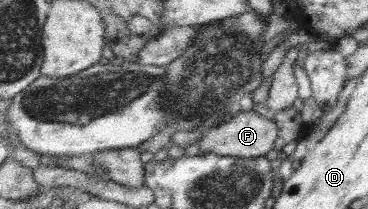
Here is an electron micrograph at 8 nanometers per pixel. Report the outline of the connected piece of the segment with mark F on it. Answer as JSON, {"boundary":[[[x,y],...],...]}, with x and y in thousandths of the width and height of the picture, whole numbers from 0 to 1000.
{"boundary":[[[688,526],[644,541],[628,579],[603,589],[601,603],[571,617],[535,689],[543,727],[579,727],[590,742],[639,746],[655,756],[701,756],[726,742],[747,703],[758,665],[761,617],[750,574],[709,555]]]}

